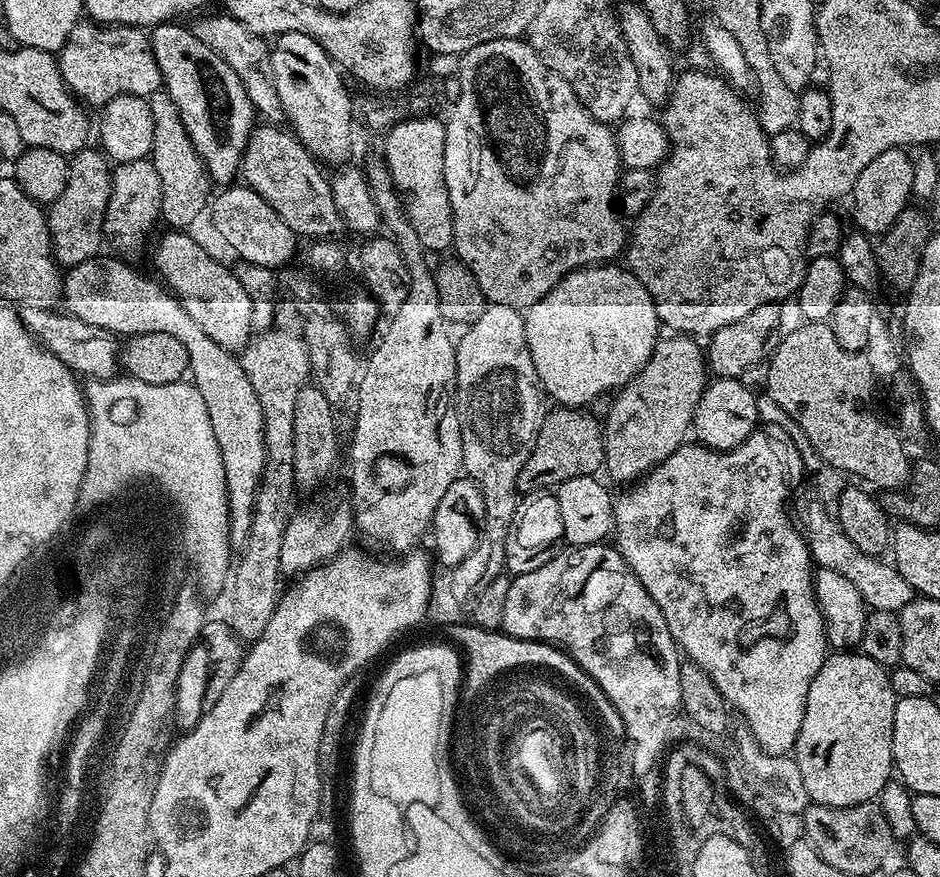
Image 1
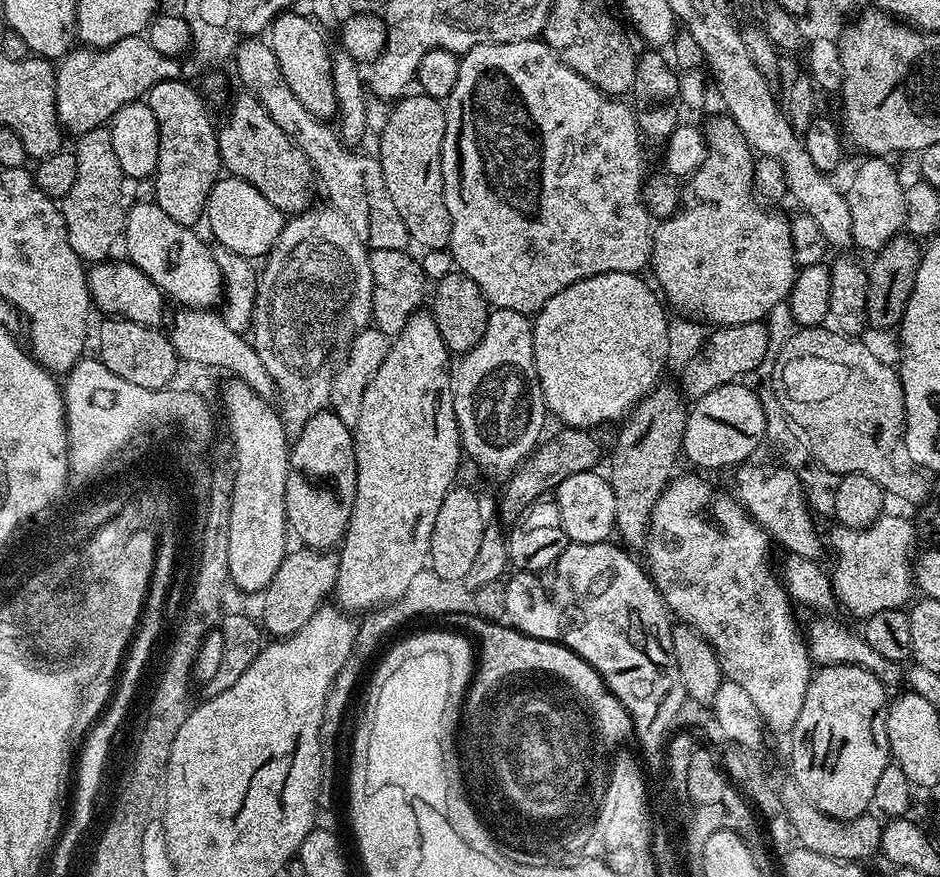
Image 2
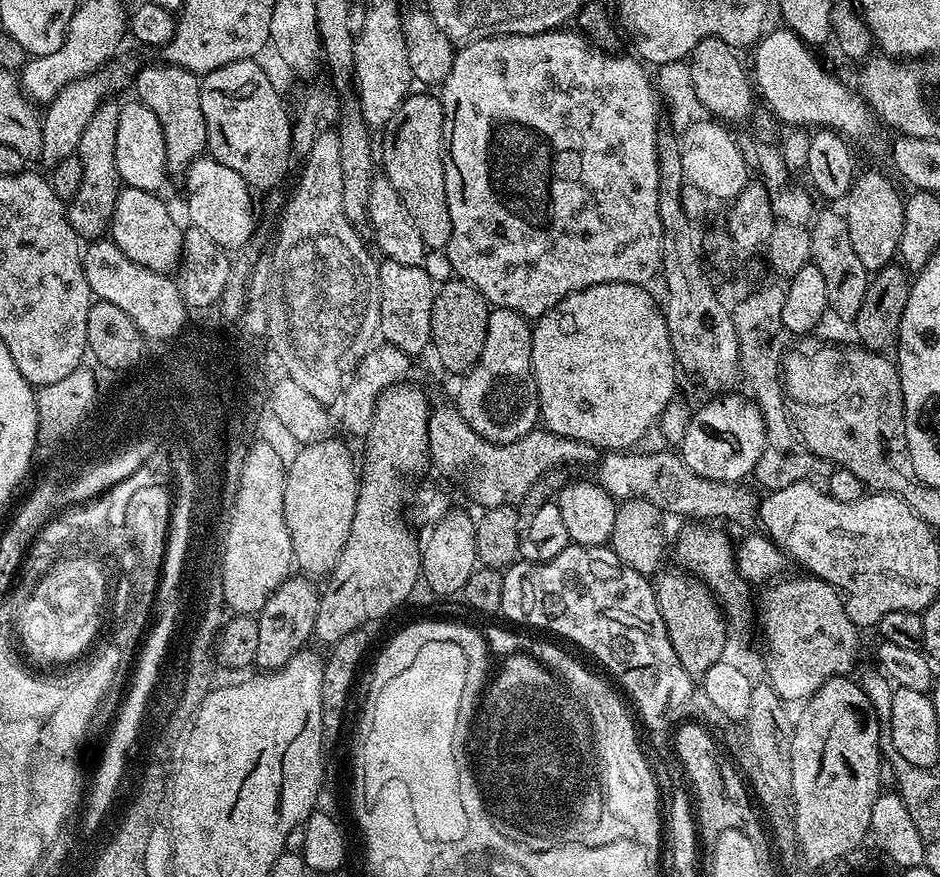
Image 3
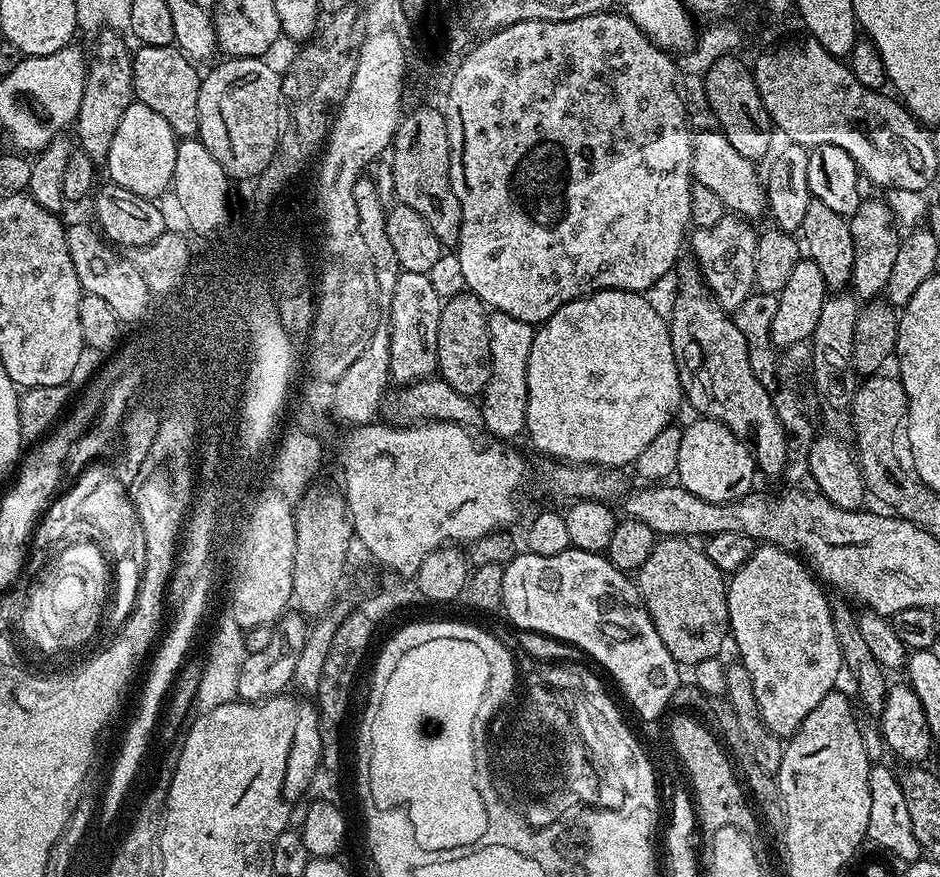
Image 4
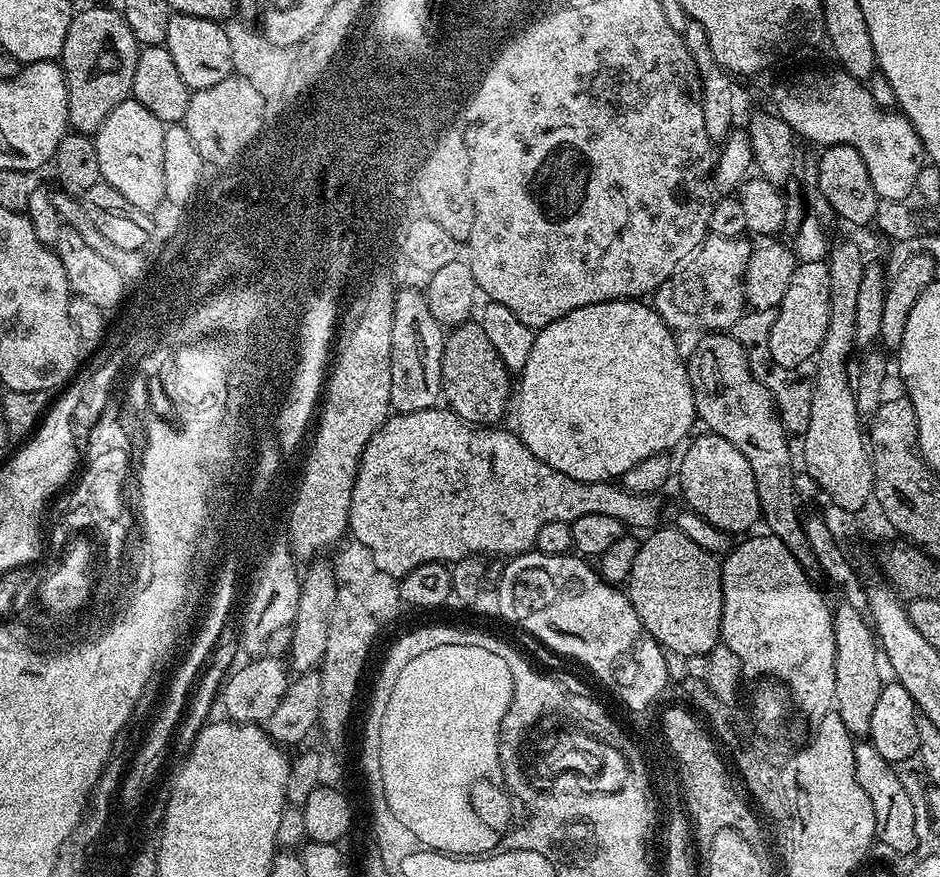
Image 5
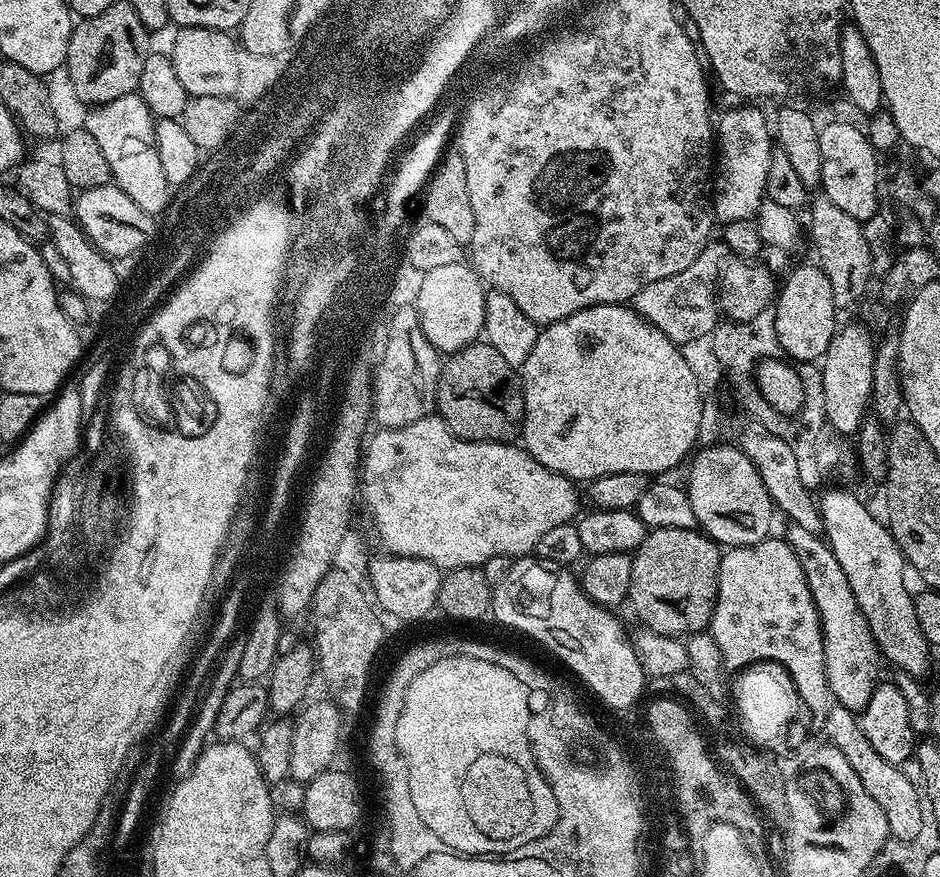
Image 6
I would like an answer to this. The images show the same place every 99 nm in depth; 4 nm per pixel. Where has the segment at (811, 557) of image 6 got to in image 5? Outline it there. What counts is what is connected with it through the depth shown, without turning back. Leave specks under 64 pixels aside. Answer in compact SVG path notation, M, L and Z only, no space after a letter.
M843 602L837 603L832 608L832 625L834 626L834 710L842 718L842 723L853 738L867 737L870 730L870 724L873 721L874 705L878 702L878 694L882 687L880 680L880 668L876 665L876 656L878 660L878 641L875 631L865 618L865 615L854 606Z

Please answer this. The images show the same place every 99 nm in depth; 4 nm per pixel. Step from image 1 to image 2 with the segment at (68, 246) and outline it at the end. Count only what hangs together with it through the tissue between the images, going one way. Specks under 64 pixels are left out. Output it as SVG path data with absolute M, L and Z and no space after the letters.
M101 126L83 132L75 141L74 151L78 162L78 178L74 178L74 186L70 186L70 194L66 194L62 201L62 211L66 222L66 238L70 238L70 246L74 246L74 254L85 262L103 262L113 255L112 247L117 247L118 241L124 234L124 218L126 203L124 204L124 184L126 177L122 166L118 166L118 157L114 154L111 127Z

